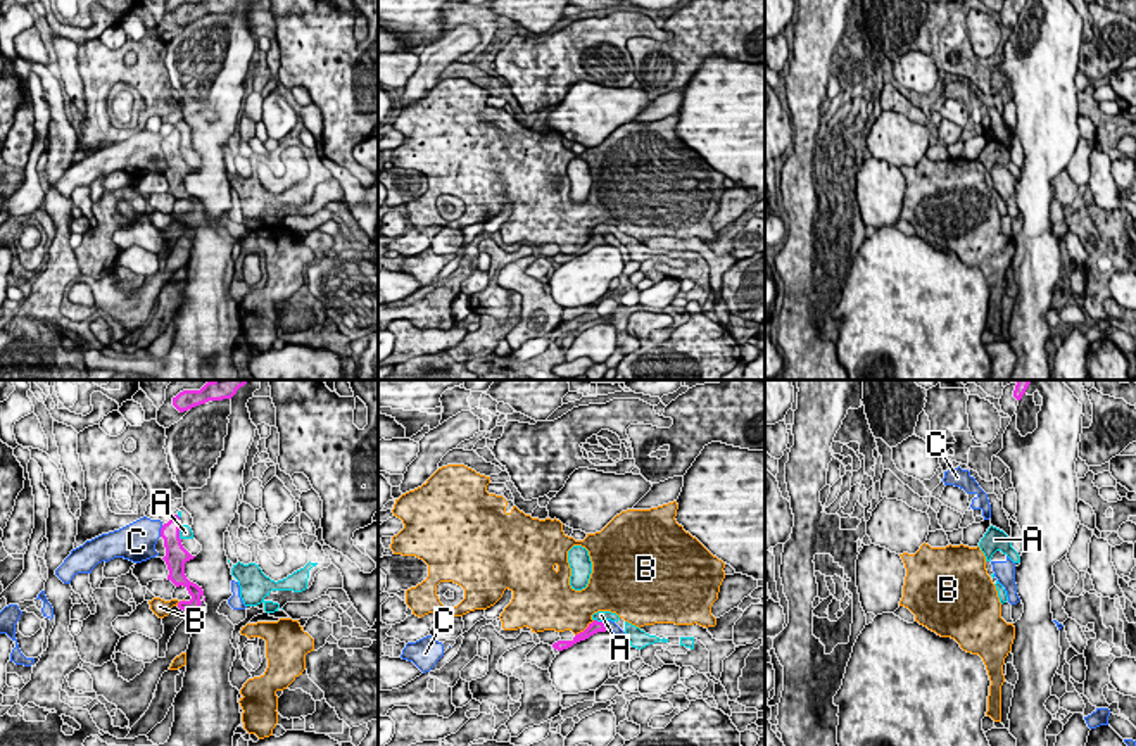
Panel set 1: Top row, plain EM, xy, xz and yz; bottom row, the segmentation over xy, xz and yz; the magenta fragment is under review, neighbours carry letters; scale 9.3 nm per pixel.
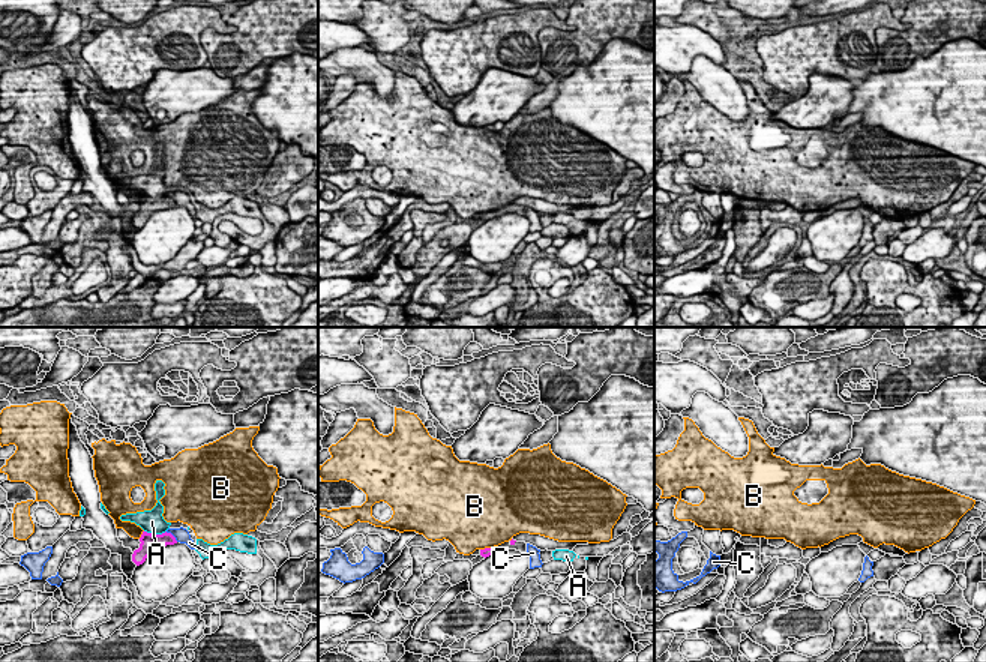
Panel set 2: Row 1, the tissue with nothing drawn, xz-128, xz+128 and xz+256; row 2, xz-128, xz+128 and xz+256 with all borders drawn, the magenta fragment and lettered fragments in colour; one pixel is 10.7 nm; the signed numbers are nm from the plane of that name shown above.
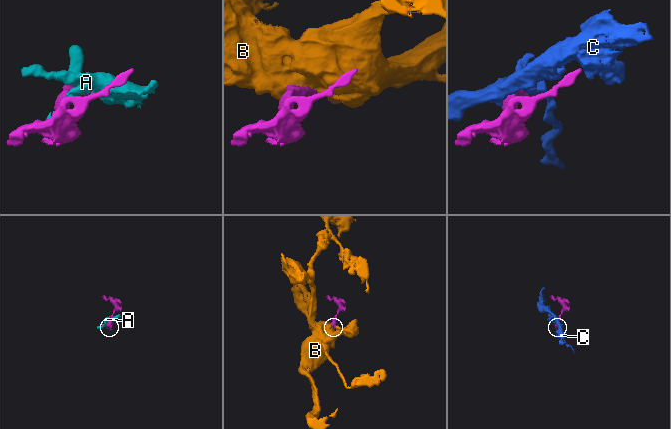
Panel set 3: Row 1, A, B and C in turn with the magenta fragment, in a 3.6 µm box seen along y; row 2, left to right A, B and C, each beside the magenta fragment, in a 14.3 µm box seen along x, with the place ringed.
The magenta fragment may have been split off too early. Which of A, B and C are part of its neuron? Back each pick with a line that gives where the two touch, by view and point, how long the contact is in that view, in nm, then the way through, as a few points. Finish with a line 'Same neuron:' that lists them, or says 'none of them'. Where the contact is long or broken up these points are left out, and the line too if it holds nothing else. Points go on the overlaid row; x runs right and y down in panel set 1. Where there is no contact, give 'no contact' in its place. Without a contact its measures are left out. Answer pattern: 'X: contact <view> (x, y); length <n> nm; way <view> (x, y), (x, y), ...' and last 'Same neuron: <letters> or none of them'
Same neuron: none of them

